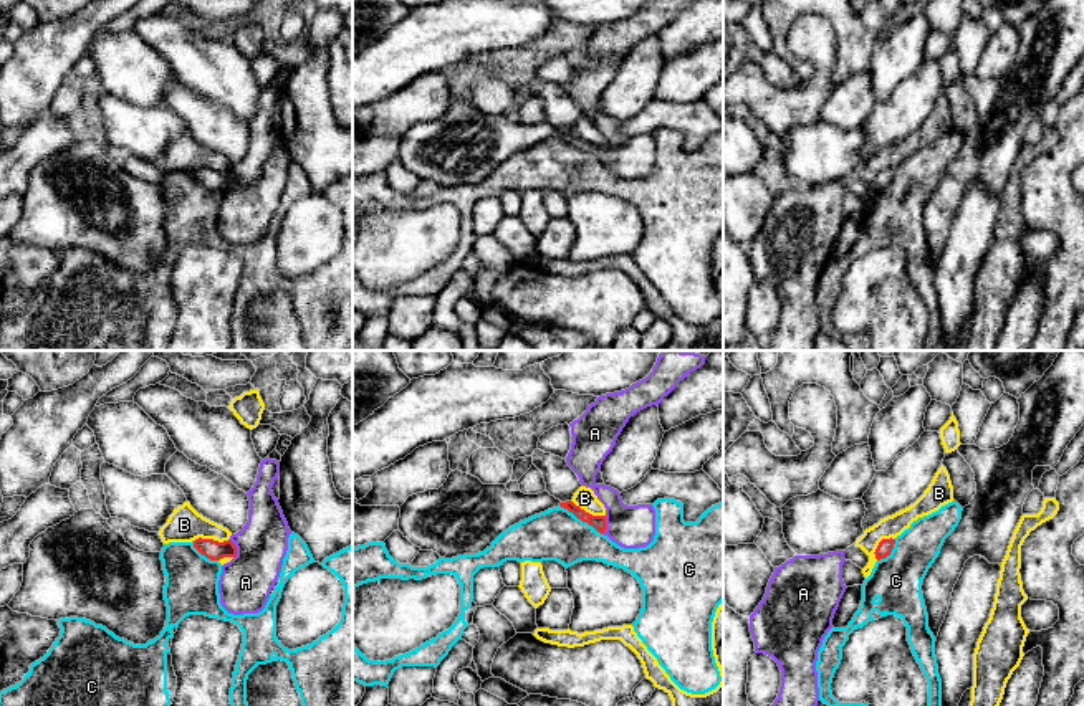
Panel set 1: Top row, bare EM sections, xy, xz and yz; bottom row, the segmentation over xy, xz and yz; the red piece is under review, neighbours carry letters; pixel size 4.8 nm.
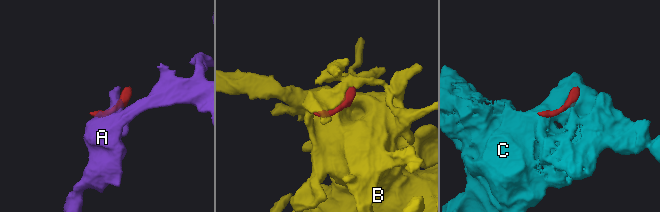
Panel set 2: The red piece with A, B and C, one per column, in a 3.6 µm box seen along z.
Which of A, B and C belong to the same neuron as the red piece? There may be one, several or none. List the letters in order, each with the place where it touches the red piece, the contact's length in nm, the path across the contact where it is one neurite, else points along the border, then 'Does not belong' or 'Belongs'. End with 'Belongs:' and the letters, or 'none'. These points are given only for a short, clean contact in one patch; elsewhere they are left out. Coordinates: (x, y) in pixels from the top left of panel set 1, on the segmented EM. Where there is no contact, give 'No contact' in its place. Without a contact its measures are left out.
A: Touches red at xy (235, 549). Shared border 100 nm. Boundary: xy (229, 539), (235, 548), (234, 558). Does not belong
B: Touches red at xy (211, 539). Shared border 180 nm. Does not belong
C: Touches red at xz (581, 519). Shared border 260 nm. Does not belong
Belongs: none

